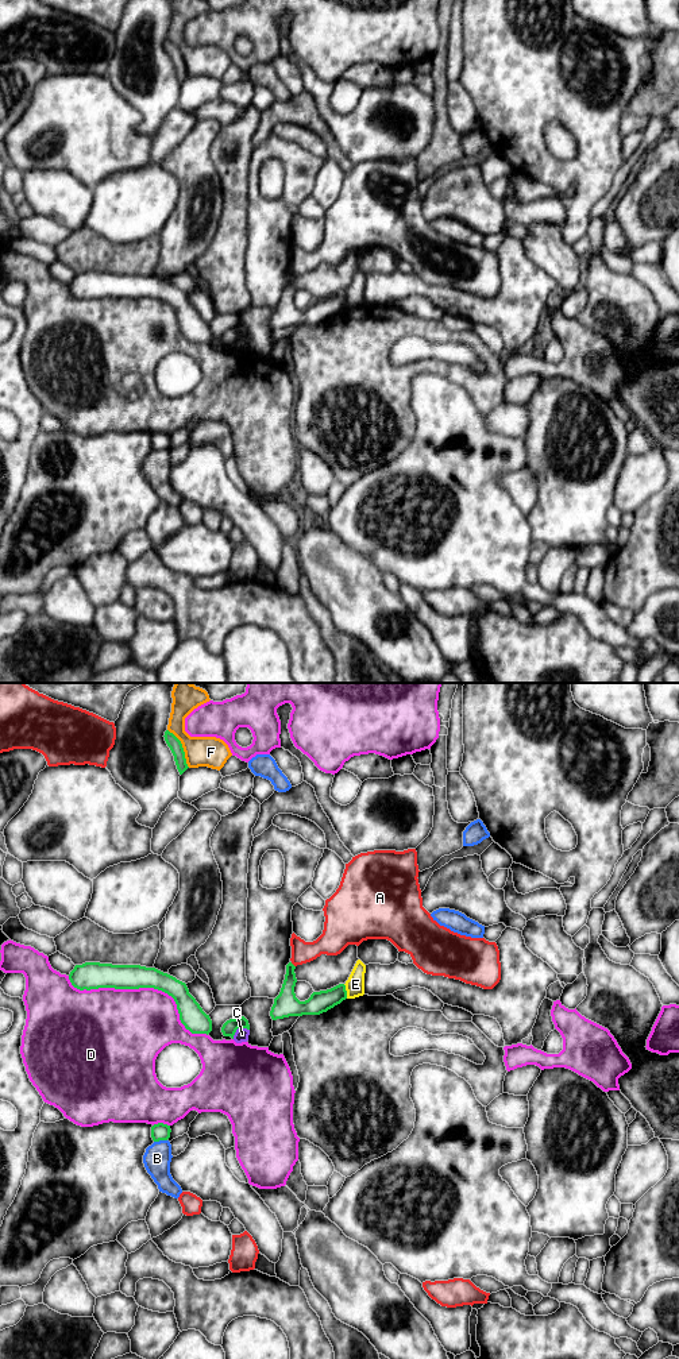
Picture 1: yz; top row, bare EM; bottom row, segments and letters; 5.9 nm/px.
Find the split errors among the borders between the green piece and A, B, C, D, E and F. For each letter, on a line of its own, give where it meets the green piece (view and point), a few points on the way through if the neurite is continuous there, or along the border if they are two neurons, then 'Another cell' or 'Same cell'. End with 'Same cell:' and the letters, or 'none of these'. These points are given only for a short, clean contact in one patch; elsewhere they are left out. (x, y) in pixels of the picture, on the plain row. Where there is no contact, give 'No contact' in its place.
A: Touches green at yz (293, 274). Another cell
B: Touches green at yz (159, 448). Another cell
C: Touches green at yz (238, 336). Boundary: yz (249, 338), (238, 338), (232, 347). Another cell
D: Touches green at yz (143, 296). Another cell
E: Touches green at yz (346, 300). Another cell
F: Touches green at yz (182, 57). Another cell
Same cell: none of these

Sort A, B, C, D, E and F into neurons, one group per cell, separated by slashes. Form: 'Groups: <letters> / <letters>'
Groups: A / B C / D / E / F

